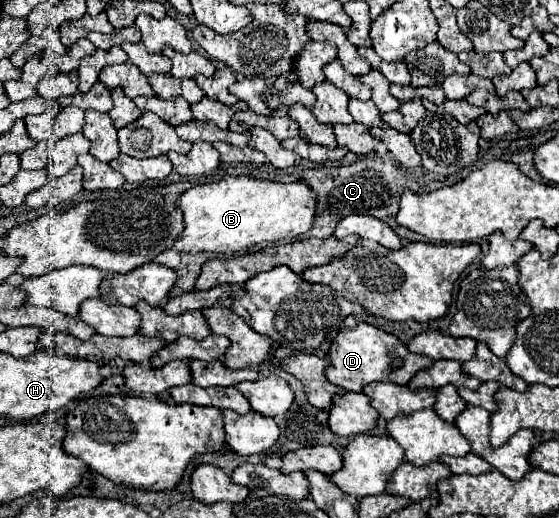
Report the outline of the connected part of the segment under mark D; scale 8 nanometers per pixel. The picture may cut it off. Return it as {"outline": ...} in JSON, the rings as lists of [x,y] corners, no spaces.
{"outline":[[[359,323],[355,329],[341,331],[329,349],[329,359],[331,363],[325,373],[327,379],[333,385],[339,385],[347,391],[357,391],[357,393],[367,383],[373,383],[373,381],[391,381],[391,383],[407,385],[417,371],[433,365],[433,359],[411,353],[407,345],[401,343],[393,333],[385,333],[369,323]]]}

